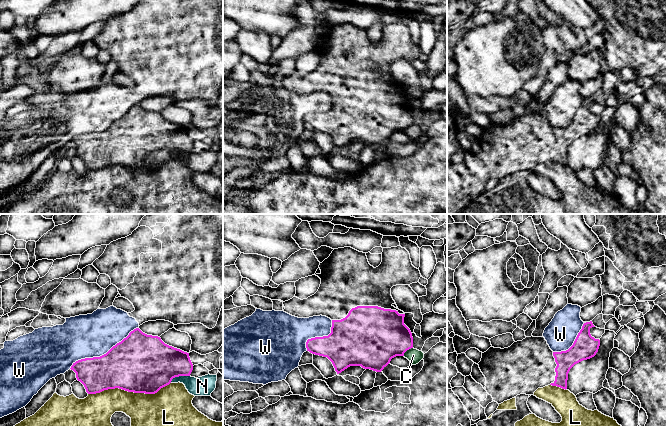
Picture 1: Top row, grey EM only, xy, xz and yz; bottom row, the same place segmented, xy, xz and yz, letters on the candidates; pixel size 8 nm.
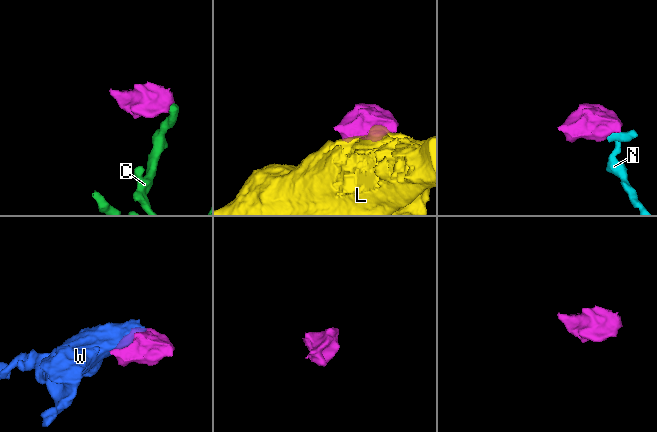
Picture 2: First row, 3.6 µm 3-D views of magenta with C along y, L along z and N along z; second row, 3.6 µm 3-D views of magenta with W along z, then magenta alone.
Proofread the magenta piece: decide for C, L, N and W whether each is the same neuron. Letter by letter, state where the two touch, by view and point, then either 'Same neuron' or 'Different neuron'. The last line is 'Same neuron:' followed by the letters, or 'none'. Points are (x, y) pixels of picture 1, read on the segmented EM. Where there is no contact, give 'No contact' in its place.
C: Touches magenta at xz (407, 349). Different neuron
L: Touches magenta at xy (129, 391). Different neuron
N: Touches magenta at xy (179, 375). Different neuron
W: Touches magenta at xy (104, 354). Different neuron
Same neuron: none

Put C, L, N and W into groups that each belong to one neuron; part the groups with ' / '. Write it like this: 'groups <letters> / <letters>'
groups C / L / N / W

